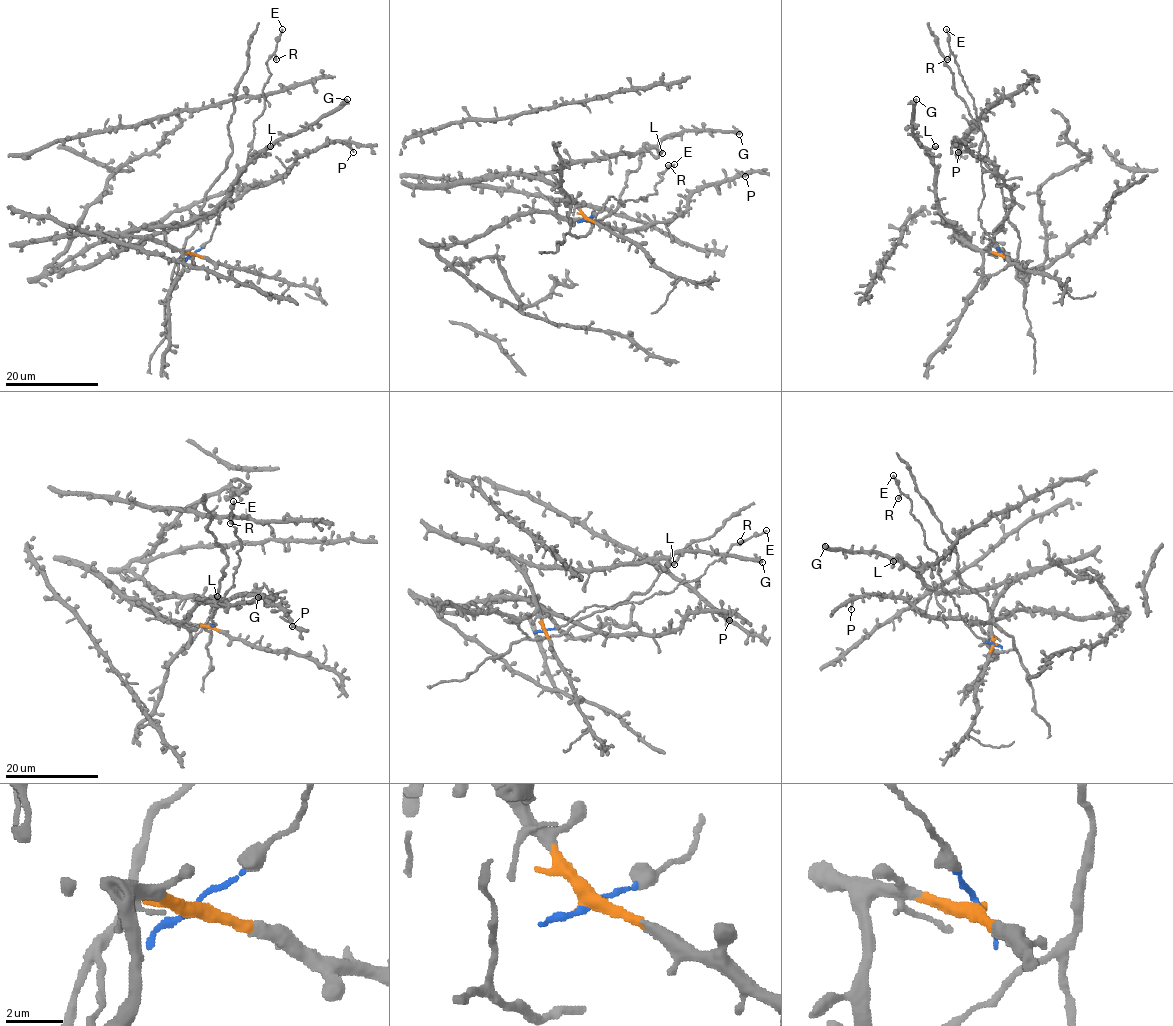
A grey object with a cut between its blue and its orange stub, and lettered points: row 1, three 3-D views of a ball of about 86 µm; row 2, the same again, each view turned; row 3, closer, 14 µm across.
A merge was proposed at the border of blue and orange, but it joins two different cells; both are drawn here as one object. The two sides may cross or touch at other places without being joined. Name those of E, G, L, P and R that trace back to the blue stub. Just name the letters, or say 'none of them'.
E, R

